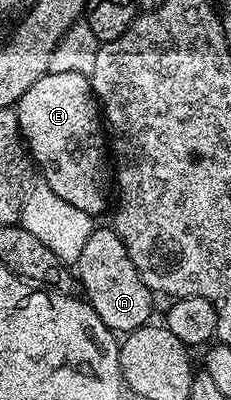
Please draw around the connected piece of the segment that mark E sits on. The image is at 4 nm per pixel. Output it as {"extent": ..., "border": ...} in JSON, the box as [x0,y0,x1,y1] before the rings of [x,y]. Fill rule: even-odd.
{"extent":[17,72,109,218],"border":[[[47,72],[25,94],[21,94],[17,105],[19,131],[30,158],[43,171],[42,183],[57,194],[57,198],[65,198],[77,210],[85,210],[92,218],[107,204],[107,168],[109,172],[109,152],[105,147],[105,128],[101,123],[101,109],[91,89],[91,81],[77,73]]]}

